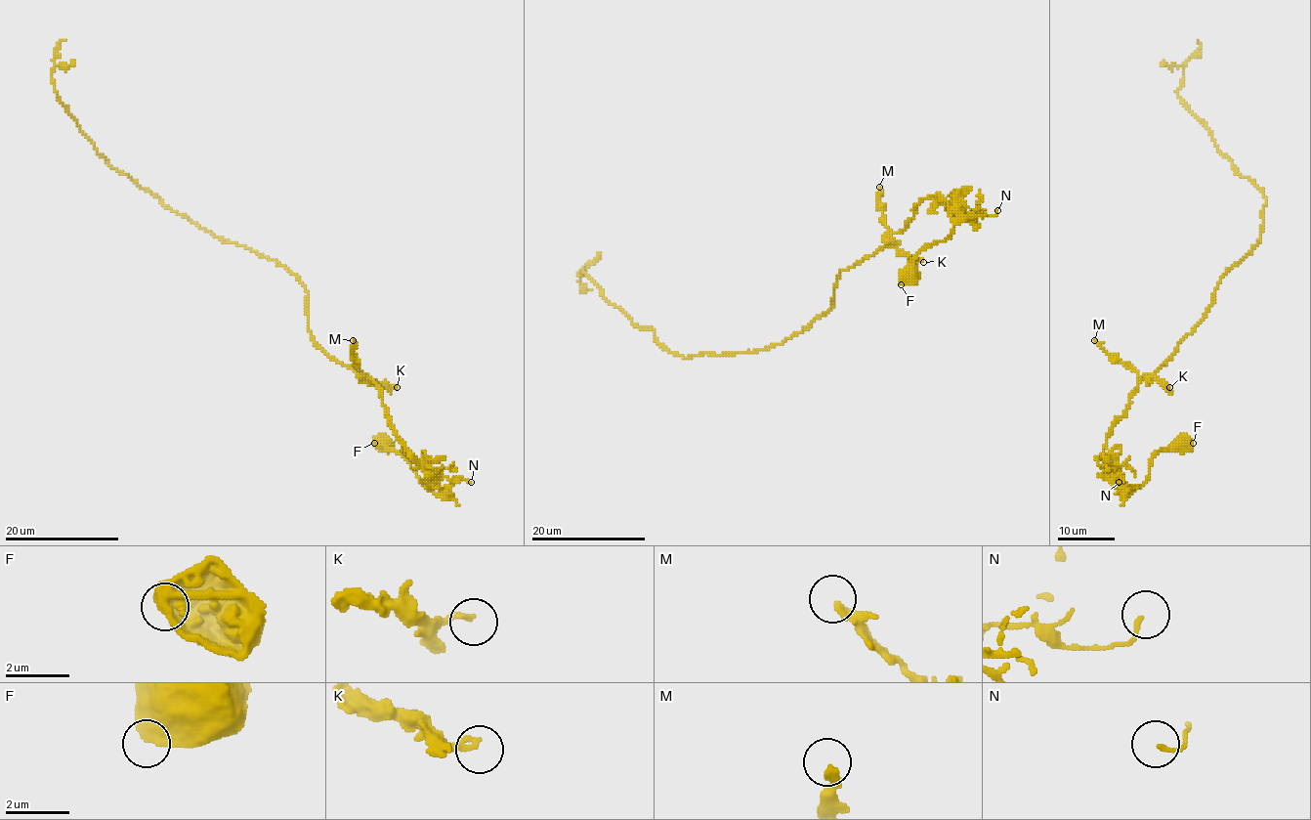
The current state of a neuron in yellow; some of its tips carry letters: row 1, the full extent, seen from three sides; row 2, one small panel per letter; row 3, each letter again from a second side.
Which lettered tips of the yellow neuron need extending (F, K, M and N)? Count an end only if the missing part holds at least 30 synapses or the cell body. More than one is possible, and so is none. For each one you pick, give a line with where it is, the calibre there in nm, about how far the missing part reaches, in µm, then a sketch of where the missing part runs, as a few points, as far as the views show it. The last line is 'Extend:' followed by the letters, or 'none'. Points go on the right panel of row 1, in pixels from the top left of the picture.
Extend: none

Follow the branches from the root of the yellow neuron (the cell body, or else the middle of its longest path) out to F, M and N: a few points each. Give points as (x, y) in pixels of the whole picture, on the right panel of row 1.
F: (1221, 280), (1205, 316), (1140, 379), (1104, 463), (1135, 490), (1159, 452), (1193, 443)
M: (1221, 280), (1205, 316), (1151, 374), (1141, 377), (1125, 365), (1114, 361), (1094, 340)
N: (1221, 280), (1205, 316), (1154, 373), (1140, 379), (1127, 411), (1114, 424), (1104, 460), (1124, 479), (1119, 482)

